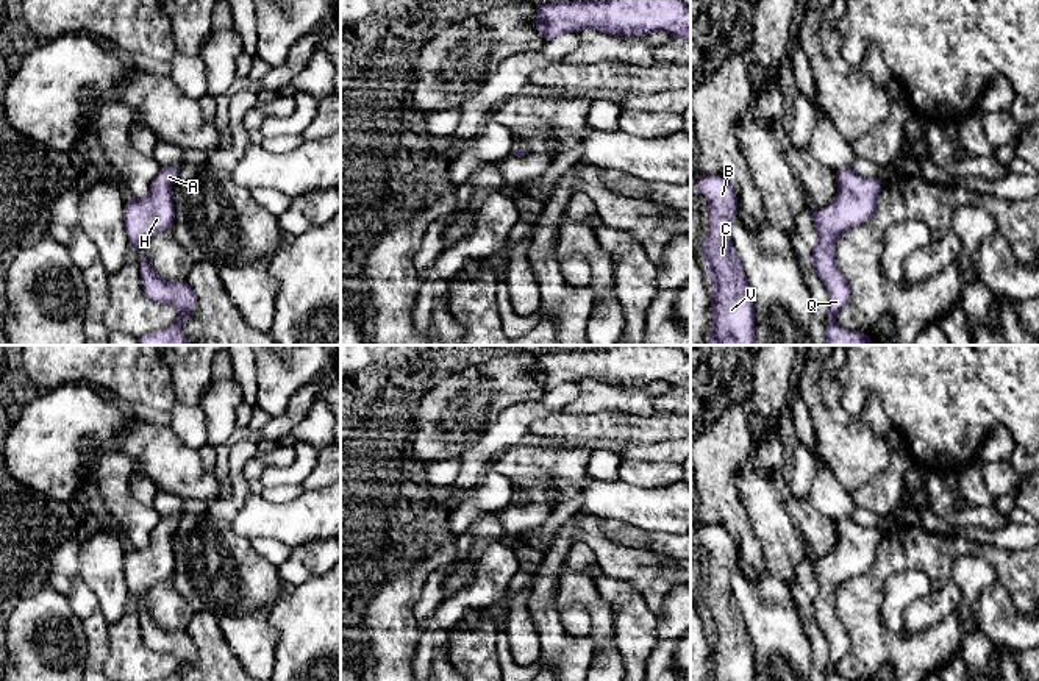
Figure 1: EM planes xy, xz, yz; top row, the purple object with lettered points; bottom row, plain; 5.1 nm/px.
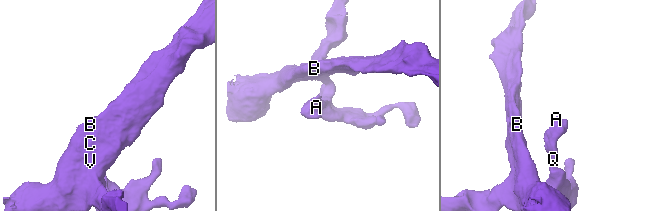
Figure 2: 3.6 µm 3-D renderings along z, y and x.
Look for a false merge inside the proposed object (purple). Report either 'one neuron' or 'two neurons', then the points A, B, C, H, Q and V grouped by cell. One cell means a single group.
one neuron; A B C H Q V

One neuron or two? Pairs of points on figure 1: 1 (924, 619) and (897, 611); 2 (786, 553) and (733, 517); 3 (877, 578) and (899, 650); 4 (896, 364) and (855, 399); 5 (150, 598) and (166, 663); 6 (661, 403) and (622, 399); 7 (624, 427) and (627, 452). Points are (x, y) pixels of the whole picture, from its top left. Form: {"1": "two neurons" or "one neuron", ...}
{"1": "two neurons", "2": "two neurons", "3": "one neuron", "4": "one neuron", "5": "one neuron", "6": "two neurons", "7": "two neurons"}

